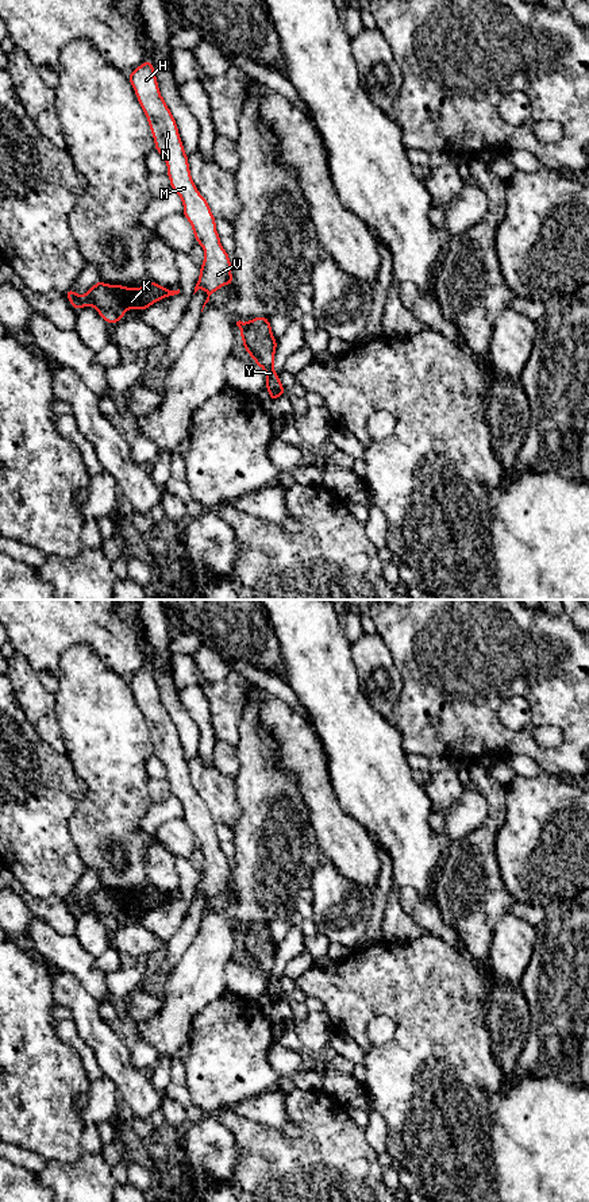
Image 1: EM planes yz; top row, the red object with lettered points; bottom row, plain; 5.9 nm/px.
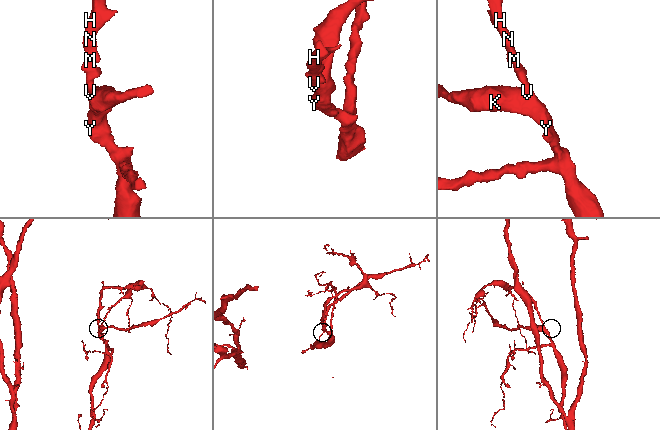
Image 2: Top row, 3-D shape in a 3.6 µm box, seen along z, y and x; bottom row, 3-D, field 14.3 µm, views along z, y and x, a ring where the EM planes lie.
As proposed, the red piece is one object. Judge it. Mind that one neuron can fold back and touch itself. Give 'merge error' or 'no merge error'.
no merge error

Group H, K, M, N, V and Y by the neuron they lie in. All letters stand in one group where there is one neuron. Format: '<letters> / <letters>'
H K M N V Y

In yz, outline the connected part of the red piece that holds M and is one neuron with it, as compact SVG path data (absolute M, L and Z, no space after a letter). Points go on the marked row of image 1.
M146 59L140 66L138 66L134 72L131 72L130 74L127 74L127 78L130 81L130 84L132 85L136 99L147 117L147 123L149 127L151 130L151 135L154 138L155 146L154 149L162 155L162 158L165 159L166 165L168 165L168 172L166 174L170 178L170 188L181 197L182 204L184 204L184 212L182 215L186 217L186 220L190 223L192 228L193 228L193 235L195 235L195 240L196 243L200 243L204 249L204 262L200 267L200 276L199 276L199 281L195 286L195 293L199 289L204 289L208 294L203 309L205 307L205 304L209 301L209 296L216 292L217 289L220 289L223 285L232 285L234 284L234 278L231 274L231 261L228 257L228 253L223 249L223 246L220 244L220 236L216 231L216 219L213 217L209 204L208 201L200 194L200 192L197 190L192 177L190 177L190 170L189 170L189 162L188 162L188 155L185 154L184 150L184 145L181 142L181 136L178 134L178 127L177 123L169 109L169 107L166 105L163 97L159 93L159 86L157 82L157 77L155 77L155 72L154 72L154 65L151 63L150 59Z

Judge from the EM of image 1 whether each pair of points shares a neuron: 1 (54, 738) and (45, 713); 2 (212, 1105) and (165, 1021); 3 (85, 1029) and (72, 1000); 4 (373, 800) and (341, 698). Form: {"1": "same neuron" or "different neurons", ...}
{"1": "same neuron", "2": "different neurons", "3": "same neuron", "4": "same neuron"}

